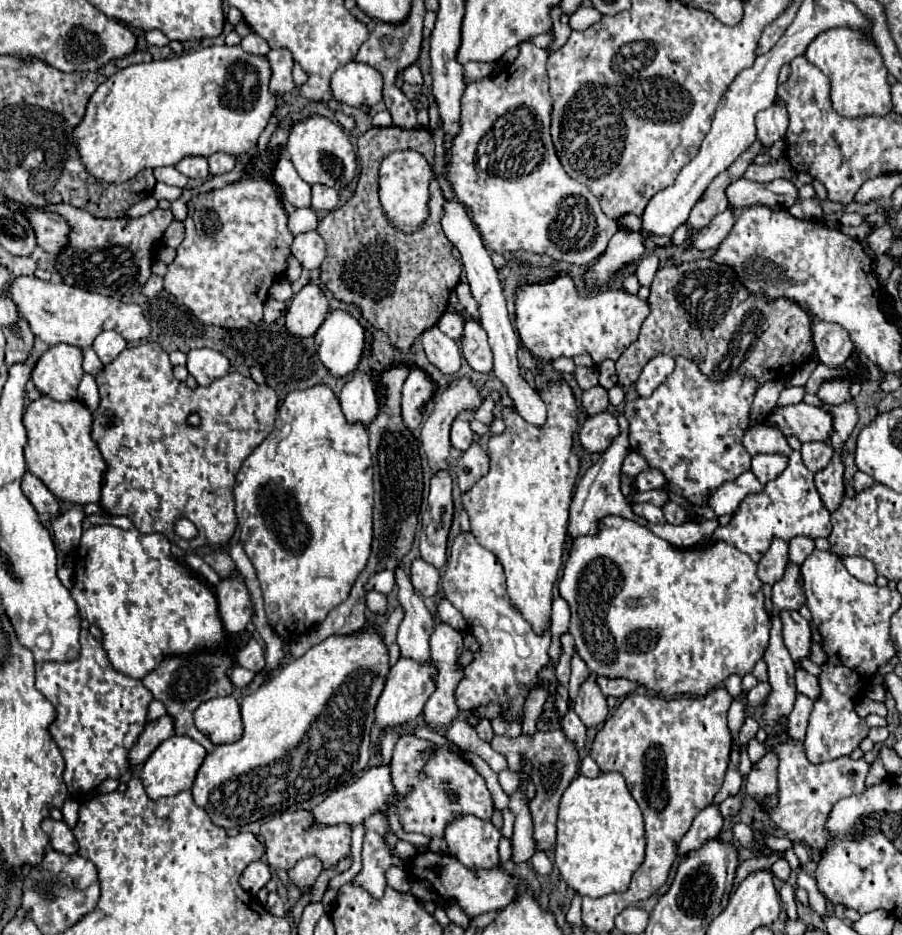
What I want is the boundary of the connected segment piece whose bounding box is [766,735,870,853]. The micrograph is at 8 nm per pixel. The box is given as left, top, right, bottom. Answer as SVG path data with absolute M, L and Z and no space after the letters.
M770 735L766 739L766 745L772 745L774 751L778 753L778 805L776 809L770 813L770 819L776 823L776 837L788 837L790 841L798 841L808 845L810 849L814 849L814 853L820 853L826 845L826 831L824 831L824 823L826 817L830 813L830 809L834 807L836 801L850 797L854 793L860 793L866 785L866 773L870 769L870 765L864 759L850 759L850 757L838 757L836 761L828 761L822 765L812 765L806 755L804 755L804 747L798 741L786 741L786 743L778 743L774 741L774 737Z

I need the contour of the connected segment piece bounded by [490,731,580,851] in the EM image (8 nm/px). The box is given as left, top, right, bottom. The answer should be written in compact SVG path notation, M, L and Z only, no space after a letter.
M536 731L534 735L522 733L520 737L514 737L514 739L508 739L504 735L494 735L490 745L494 751L498 751L506 757L510 771L520 771L522 759L532 761L532 765L534 765L532 783L536 785L536 797L530 801L530 811L534 817L534 839L536 839L536 847L546 851L556 841L556 815L558 815L560 797L566 791L566 787L570 785L570 781L578 775L580 757L578 757L576 743L570 741L562 731L554 731L554 733Z

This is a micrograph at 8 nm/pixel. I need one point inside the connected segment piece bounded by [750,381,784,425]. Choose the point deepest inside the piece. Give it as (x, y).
(765, 400)

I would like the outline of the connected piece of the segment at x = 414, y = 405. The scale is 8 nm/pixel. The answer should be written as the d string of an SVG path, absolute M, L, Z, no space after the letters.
M410 371L402 389L402 421L414 431L422 421L422 409L432 397L434 385L424 371Z

